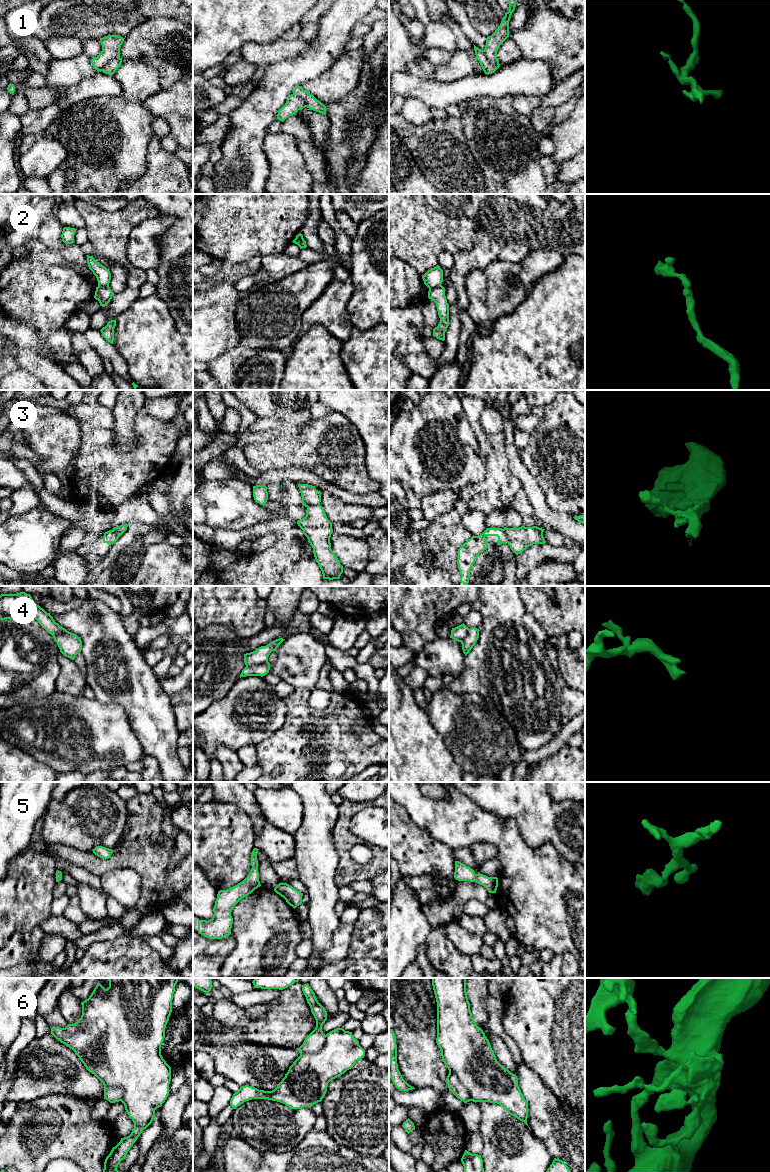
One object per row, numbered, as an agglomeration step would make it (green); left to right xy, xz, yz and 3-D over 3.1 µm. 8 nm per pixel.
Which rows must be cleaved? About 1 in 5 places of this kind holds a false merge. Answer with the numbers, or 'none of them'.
2

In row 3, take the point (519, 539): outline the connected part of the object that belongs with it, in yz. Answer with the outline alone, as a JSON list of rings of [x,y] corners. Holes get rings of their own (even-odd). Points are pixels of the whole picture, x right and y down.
[[[537,526],[519,528],[487,528],[482,534],[472,536],[458,549],[458,569],[460,571],[460,582],[468,586],[470,572],[473,564],[481,552],[488,548],[486,536],[497,536],[498,544],[508,544],[516,554],[522,553],[533,544],[546,543],[543,532],[545,529]]]

